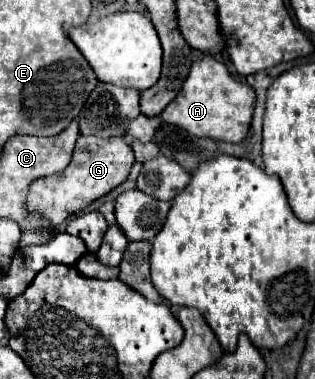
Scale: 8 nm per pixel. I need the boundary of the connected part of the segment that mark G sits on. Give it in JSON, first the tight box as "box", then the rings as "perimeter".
{"box":[27,137,135,227],"perimeter":[[[79,137],[71,163],[55,175],[41,177],[41,181],[35,181],[27,195],[27,205],[31,211],[43,213],[43,217],[53,225],[59,227],[69,215],[85,209],[91,201],[103,197],[113,187],[123,183],[135,163],[135,157],[131,153],[131,145],[125,137]]]}

